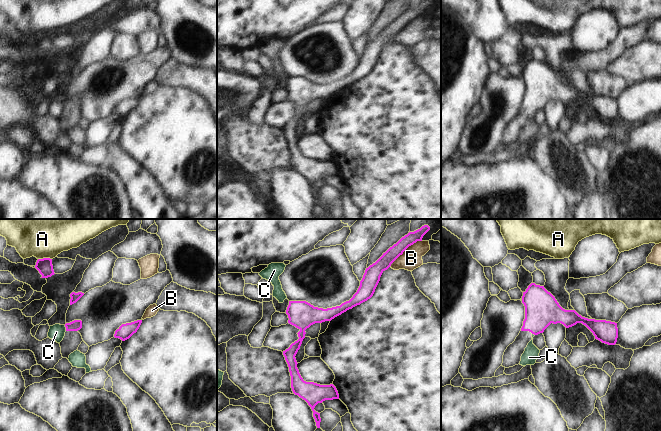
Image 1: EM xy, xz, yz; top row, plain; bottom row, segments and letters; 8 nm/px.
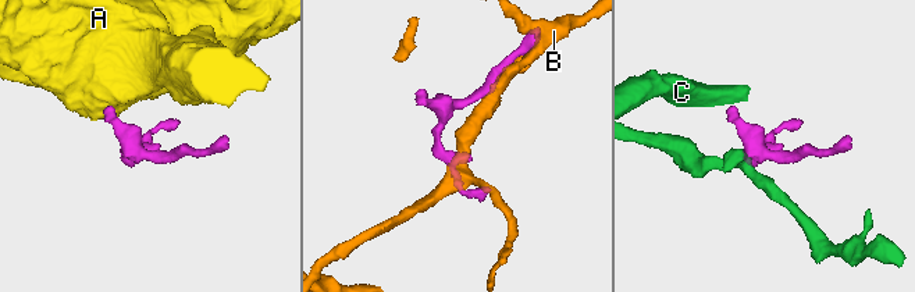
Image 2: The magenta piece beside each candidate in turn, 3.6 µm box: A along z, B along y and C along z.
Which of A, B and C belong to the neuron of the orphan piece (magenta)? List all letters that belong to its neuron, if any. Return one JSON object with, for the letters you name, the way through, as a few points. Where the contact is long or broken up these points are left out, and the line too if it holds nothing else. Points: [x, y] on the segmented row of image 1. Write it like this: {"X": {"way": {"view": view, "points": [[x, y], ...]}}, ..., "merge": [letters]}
{"merge": []}

